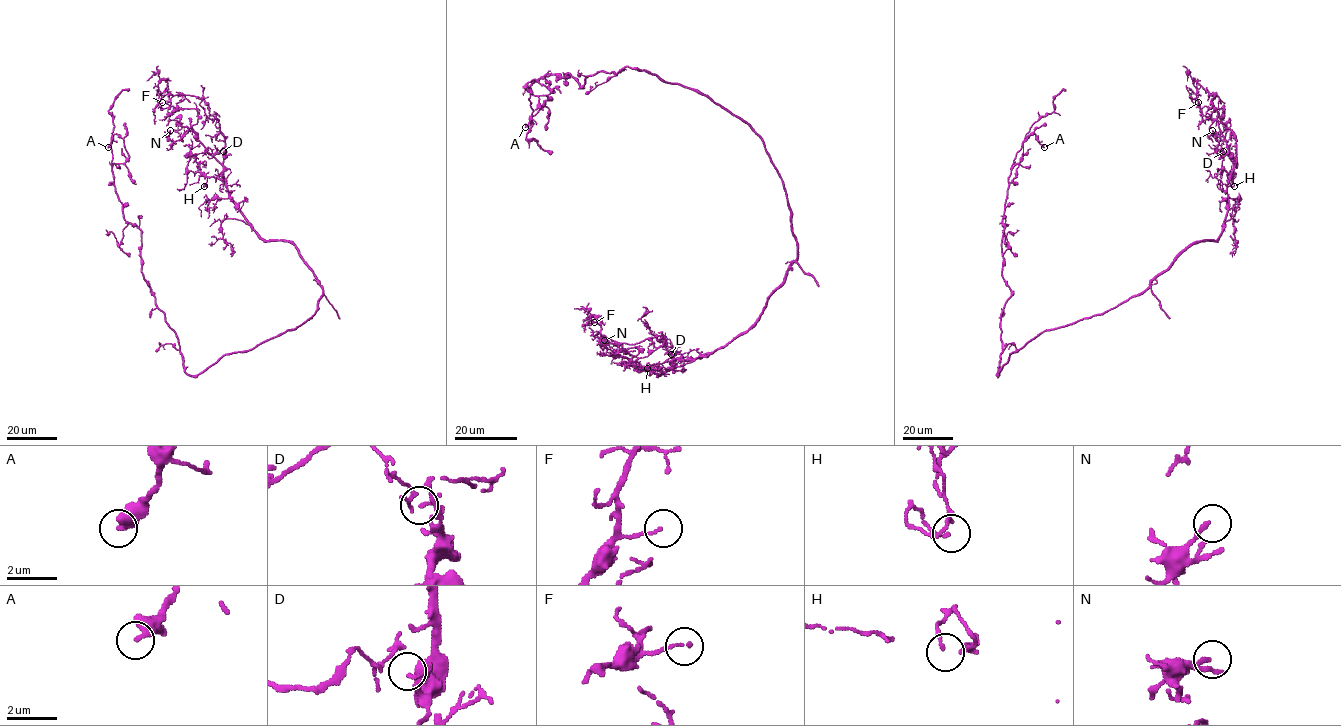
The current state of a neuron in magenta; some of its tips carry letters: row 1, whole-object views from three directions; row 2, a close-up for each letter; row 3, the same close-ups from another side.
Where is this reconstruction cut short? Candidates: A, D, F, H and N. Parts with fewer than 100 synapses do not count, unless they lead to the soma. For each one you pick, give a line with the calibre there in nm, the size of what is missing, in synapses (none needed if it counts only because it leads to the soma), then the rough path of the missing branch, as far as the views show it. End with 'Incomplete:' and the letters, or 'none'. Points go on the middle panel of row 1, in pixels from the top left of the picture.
Incomplete: none

